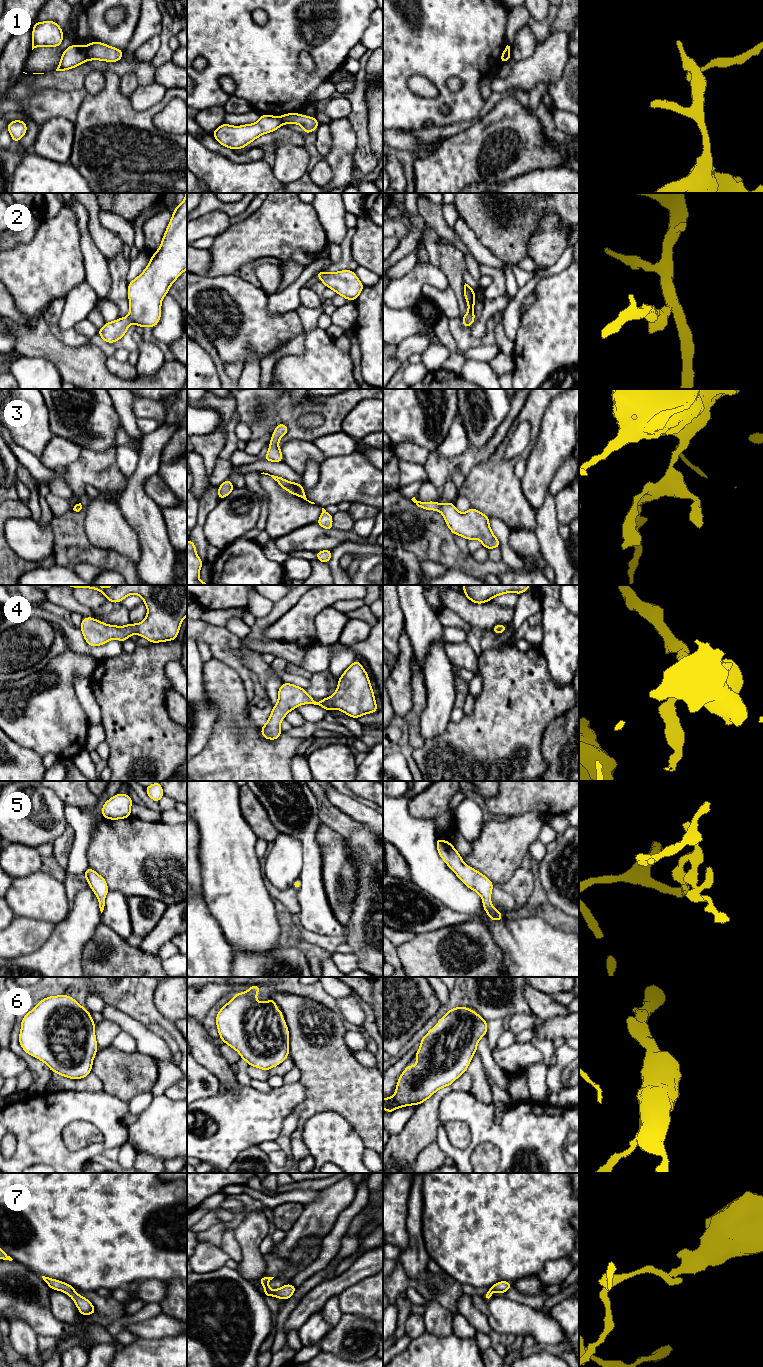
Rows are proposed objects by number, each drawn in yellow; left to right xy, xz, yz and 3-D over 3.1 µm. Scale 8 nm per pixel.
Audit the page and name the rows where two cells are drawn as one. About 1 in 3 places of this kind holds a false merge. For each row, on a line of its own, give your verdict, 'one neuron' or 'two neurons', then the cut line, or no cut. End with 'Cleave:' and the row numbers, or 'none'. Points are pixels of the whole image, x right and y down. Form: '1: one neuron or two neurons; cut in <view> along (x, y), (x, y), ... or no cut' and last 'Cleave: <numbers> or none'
1: two neurons; cut in xy along (83, 47), (86, 60)
2: one neuron; no cut
3: one neuron; no cut
4: one neuron; no cut
5: one neuron; no cut
6: one neuron; no cut
7: one neuron; no cut
Cleave: 1

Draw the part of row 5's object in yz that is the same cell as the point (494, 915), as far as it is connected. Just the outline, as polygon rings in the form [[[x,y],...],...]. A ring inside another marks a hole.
[[[437,837],[436,847],[439,856],[447,866],[457,875],[457,877],[471,890],[476,891],[482,898],[483,908],[492,921],[500,921],[503,914],[497,911],[491,903],[491,893],[493,882],[485,875],[467,866],[461,855],[449,841],[444,841]]]

